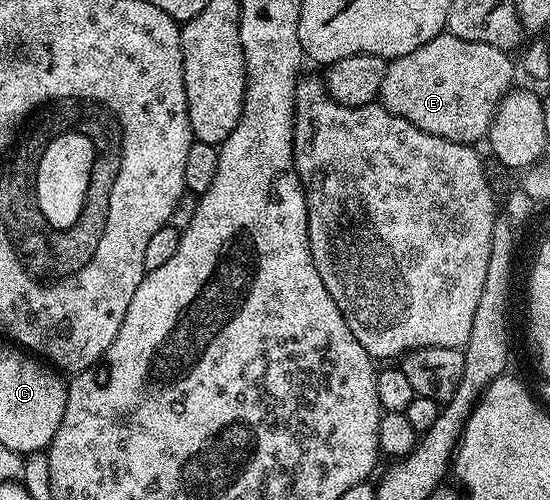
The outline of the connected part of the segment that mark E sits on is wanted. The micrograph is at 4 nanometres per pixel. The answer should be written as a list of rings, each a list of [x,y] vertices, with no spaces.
[[[444,32],[429,44],[388,61],[378,101],[389,112],[433,136],[475,144],[478,138],[486,139],[500,102],[516,85],[517,66],[511,63],[511,57],[493,44],[461,40]]]

